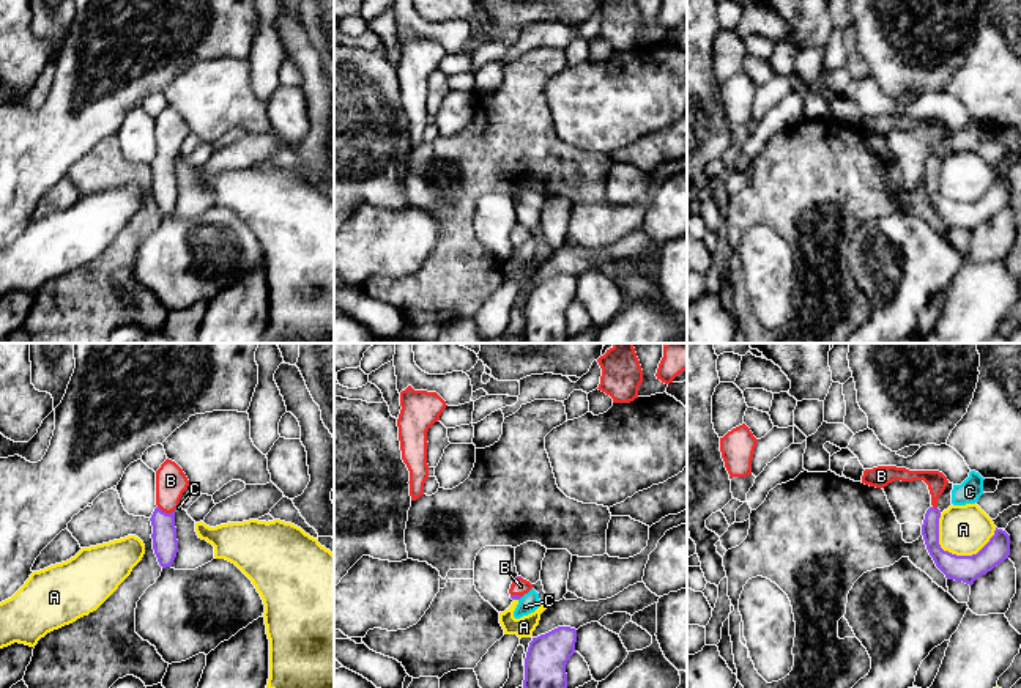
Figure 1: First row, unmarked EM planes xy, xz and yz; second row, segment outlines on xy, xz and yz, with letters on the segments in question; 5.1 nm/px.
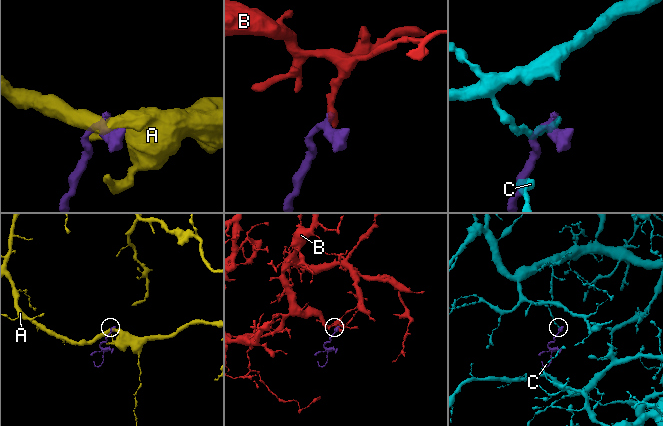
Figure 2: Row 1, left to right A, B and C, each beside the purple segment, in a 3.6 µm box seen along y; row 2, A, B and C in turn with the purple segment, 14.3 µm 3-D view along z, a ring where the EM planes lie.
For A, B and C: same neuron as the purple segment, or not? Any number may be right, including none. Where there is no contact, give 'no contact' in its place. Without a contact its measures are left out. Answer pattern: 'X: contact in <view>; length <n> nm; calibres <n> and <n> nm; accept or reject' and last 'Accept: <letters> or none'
A: contact in yz; length 320 nm; calibres 140 and 260 nm; reject
B: contact in xy; length 90 nm; calibres 130 and 160 nm; accept
C: no contact; reject
Accept: B

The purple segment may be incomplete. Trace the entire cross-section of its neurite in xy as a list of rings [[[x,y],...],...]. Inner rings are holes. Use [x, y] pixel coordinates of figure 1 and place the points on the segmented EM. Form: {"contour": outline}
{"contour": [[[165,460],[156,471],[156,509],[150,518],[153,526],[153,549],[162,568],[172,567],[176,553],[175,510],[189,486],[183,469],[172,460]]]}

